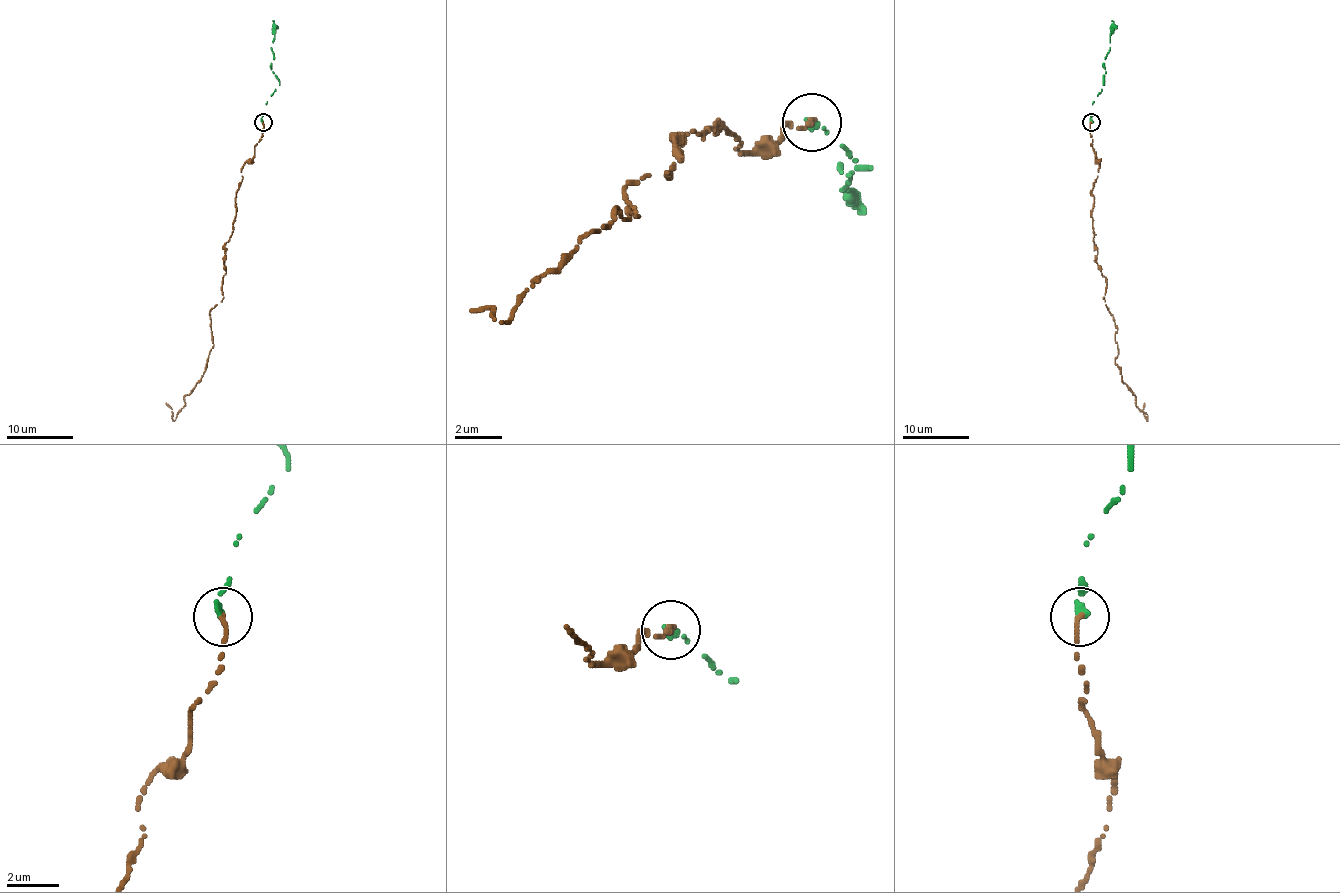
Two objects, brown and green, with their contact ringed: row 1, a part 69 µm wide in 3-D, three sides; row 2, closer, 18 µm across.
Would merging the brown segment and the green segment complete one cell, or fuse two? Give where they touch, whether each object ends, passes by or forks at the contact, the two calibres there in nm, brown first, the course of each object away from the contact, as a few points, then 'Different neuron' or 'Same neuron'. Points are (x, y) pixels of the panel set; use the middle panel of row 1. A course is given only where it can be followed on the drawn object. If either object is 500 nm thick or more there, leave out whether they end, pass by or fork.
Place: (812, 122). At the ring brown ends. At the ring green ends. Thickness 180 nm (brown) against 240 nm. Course of brown: (813, 121), (748, 150), (684, 132), (672, 179), (625, 191), (637, 215), (613, 209), (507, 321), (472, 309). Course of green: (807, 121), (825, 126), (872, 168), (843, 168), (843, 191), (854, 191), (848, 197). Same neuron

